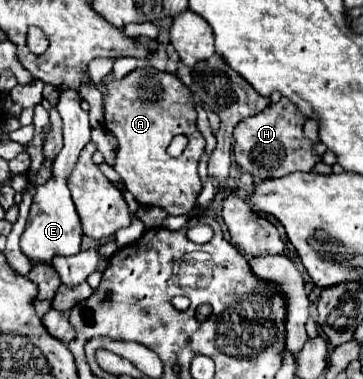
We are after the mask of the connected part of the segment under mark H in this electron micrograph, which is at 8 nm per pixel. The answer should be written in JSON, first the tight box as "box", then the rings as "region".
{"box":[233,98,319,180],"region":[[[281,98],[277,104],[269,104],[265,110],[241,120],[233,130],[233,154],[235,162],[257,180],[263,178],[281,178],[291,172],[309,172],[313,170],[319,156],[311,152],[313,142],[303,136],[305,116],[291,104],[287,98]]]}

